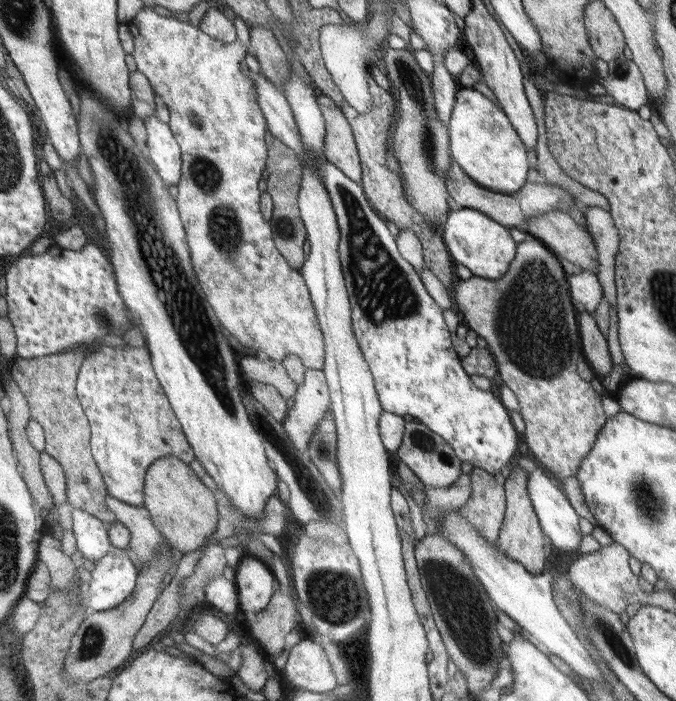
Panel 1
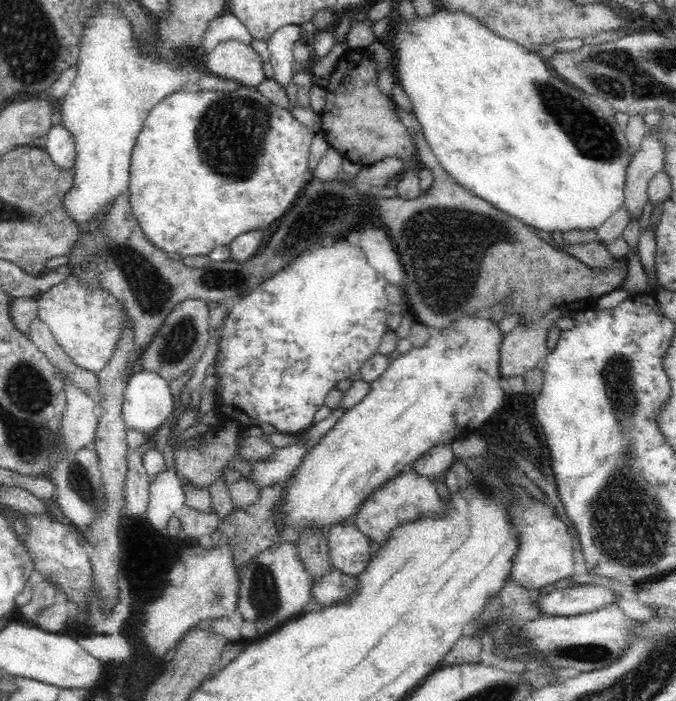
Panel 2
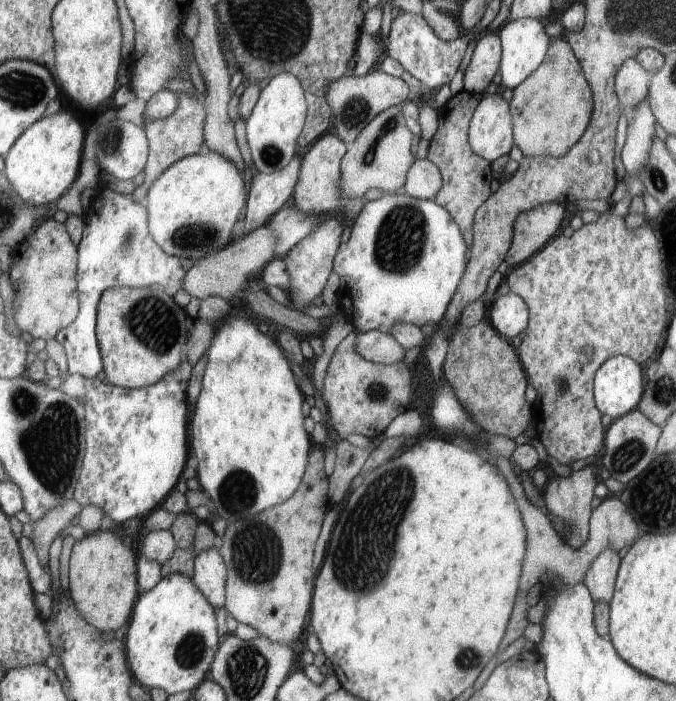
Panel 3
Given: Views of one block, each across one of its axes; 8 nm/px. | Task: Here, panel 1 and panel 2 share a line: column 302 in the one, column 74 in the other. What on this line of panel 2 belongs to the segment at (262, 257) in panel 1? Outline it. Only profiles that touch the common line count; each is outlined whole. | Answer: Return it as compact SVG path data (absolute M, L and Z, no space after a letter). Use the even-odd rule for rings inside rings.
M72 275L62 282L55 283L50 290L44 291L40 298L36 298L36 302L38 303L37 316L49 326L56 345L62 347L62 351L72 359L74 365L91 373L101 371L108 364L113 357L114 349L117 348L121 332L129 322L125 307L117 298L114 298L114 295L100 286L92 288Z

